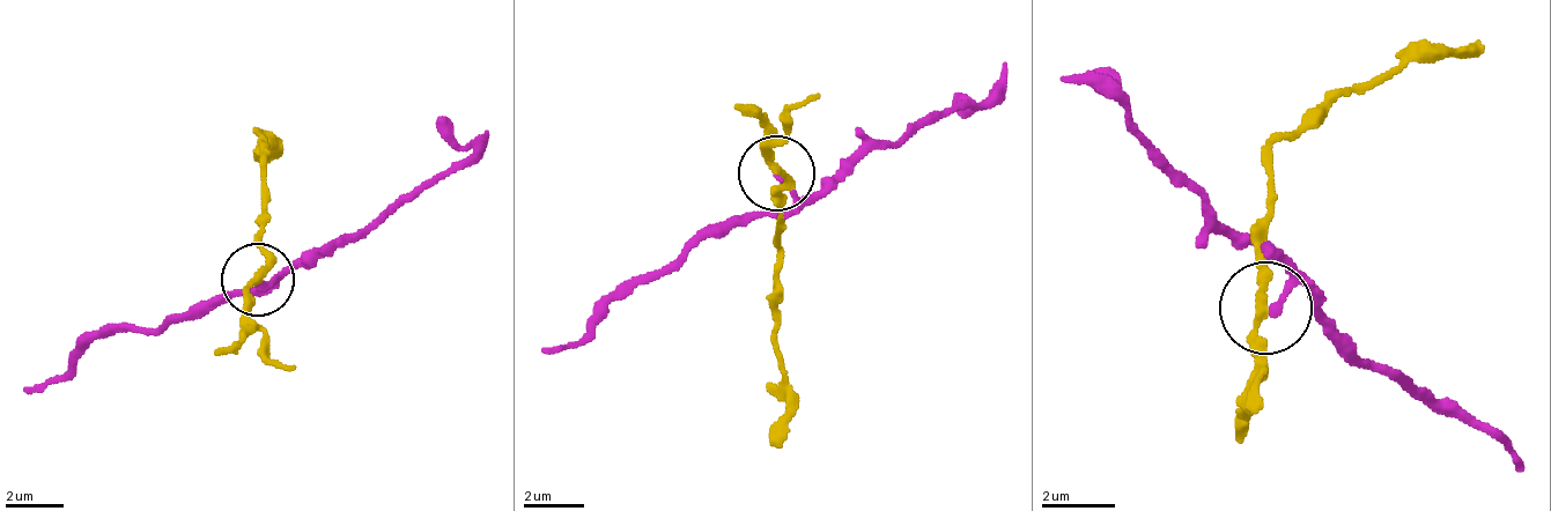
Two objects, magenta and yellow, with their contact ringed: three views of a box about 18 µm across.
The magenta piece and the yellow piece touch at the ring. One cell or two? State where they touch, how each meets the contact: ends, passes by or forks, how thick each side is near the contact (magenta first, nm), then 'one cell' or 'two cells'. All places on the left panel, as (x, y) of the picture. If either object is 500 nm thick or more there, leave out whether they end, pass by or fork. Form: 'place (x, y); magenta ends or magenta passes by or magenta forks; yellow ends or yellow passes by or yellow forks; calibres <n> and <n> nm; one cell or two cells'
place (258, 279); magenta ends; yellow passes by; calibres 220 and 220 nm; two cells

